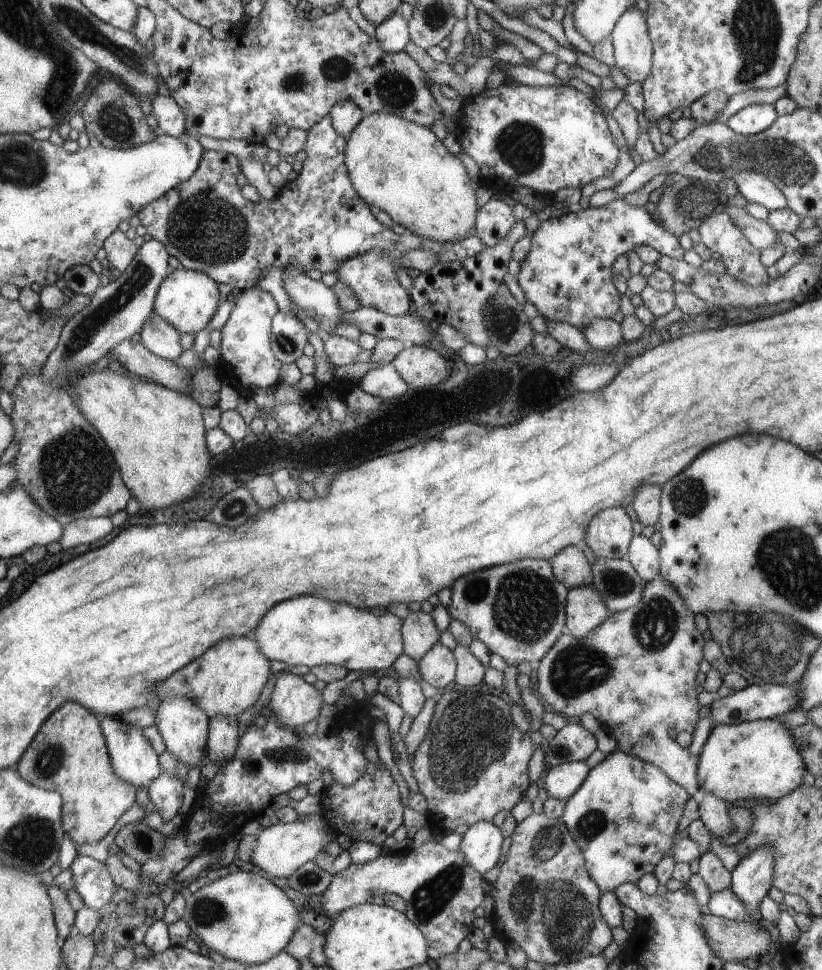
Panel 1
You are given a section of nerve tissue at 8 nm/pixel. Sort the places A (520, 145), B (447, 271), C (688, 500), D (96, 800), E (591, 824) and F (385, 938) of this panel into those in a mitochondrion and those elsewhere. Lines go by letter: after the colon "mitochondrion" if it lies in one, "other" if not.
A: mitochondrion
B: other
C: mitochondrion
D: other
E: mitochondrion
F: other

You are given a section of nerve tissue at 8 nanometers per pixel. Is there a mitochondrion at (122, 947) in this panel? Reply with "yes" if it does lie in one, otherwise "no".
no

